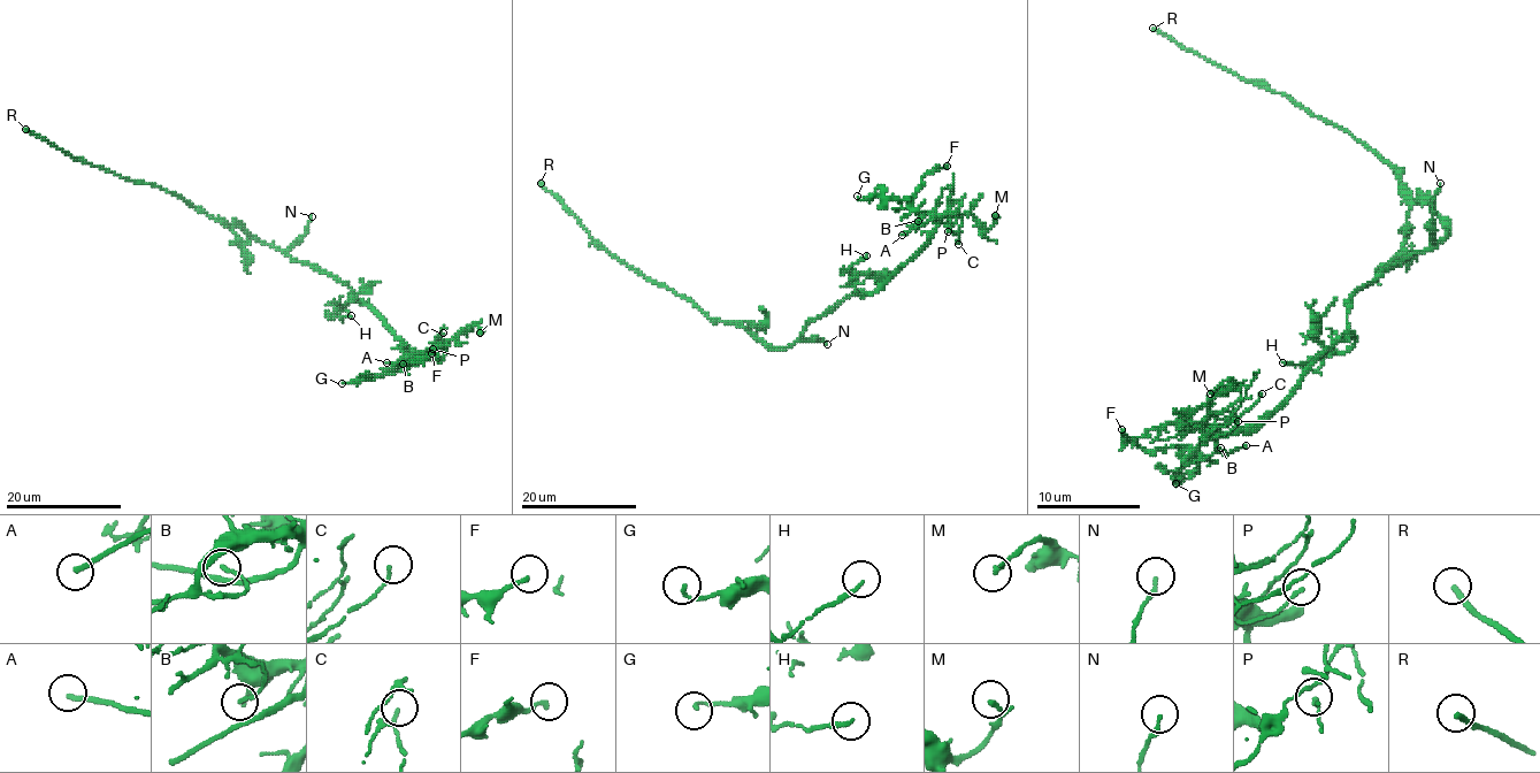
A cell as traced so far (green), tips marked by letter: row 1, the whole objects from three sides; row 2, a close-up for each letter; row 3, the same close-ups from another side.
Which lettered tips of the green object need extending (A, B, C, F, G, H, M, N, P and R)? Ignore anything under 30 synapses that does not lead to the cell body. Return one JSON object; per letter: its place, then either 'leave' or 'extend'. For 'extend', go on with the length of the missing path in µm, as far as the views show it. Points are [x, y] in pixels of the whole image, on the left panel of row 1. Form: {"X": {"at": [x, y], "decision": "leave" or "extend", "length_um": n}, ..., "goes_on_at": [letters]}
{"A": {"at": [387, 362], "decision": "extend", "length_um": 30}, "B": {"at": [403, 364], "decision": "leave"}, "C": {"at": [443, 333], "decision": "leave"}, "F": {"at": [431, 353], "decision": "leave"}, "G": {"at": [342, 383], "decision": "leave"}, "H": {"at": [351, 315], "decision": "leave"}, "M": {"at": [480, 333], "decision": "leave"}, "N": {"at": [312, 216], "decision": "leave"}, "P": {"at": [433, 349], "decision": "leave"}, "R": {"at": [25, 129], "decision": "extend", "length_um": 60}, "goes_on_at": ["A", "R"]}

